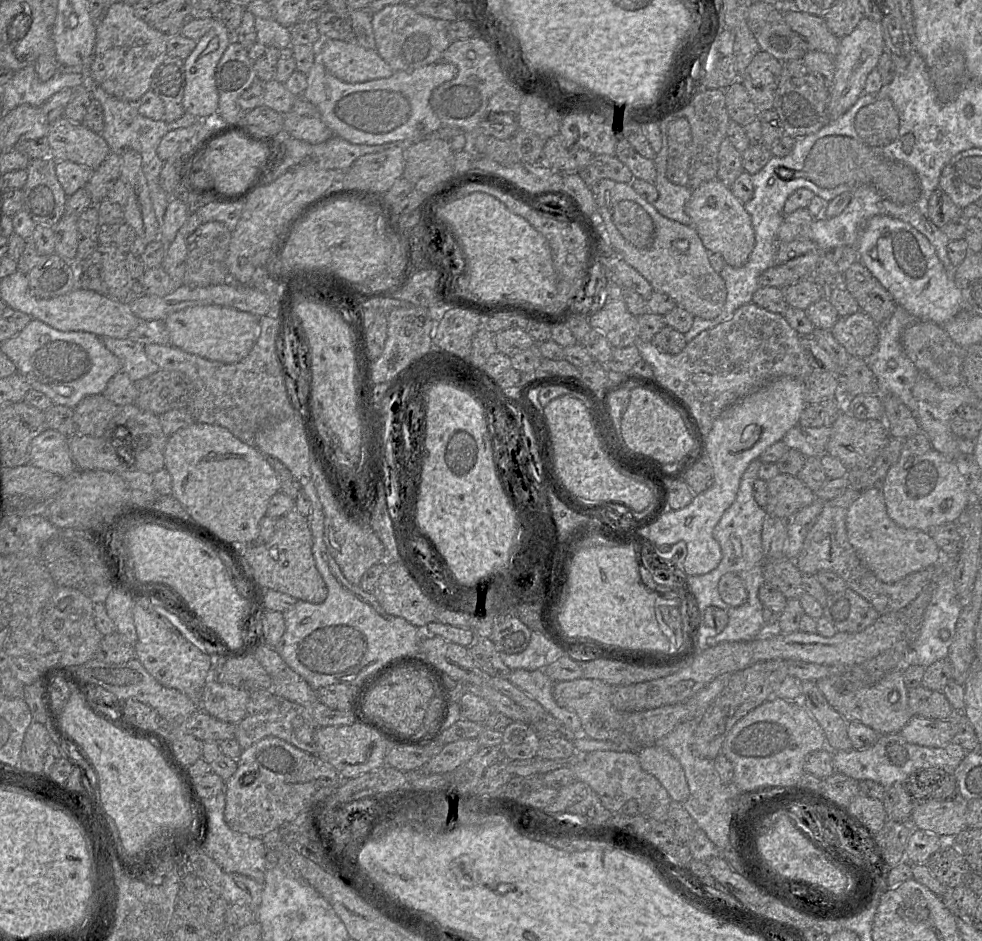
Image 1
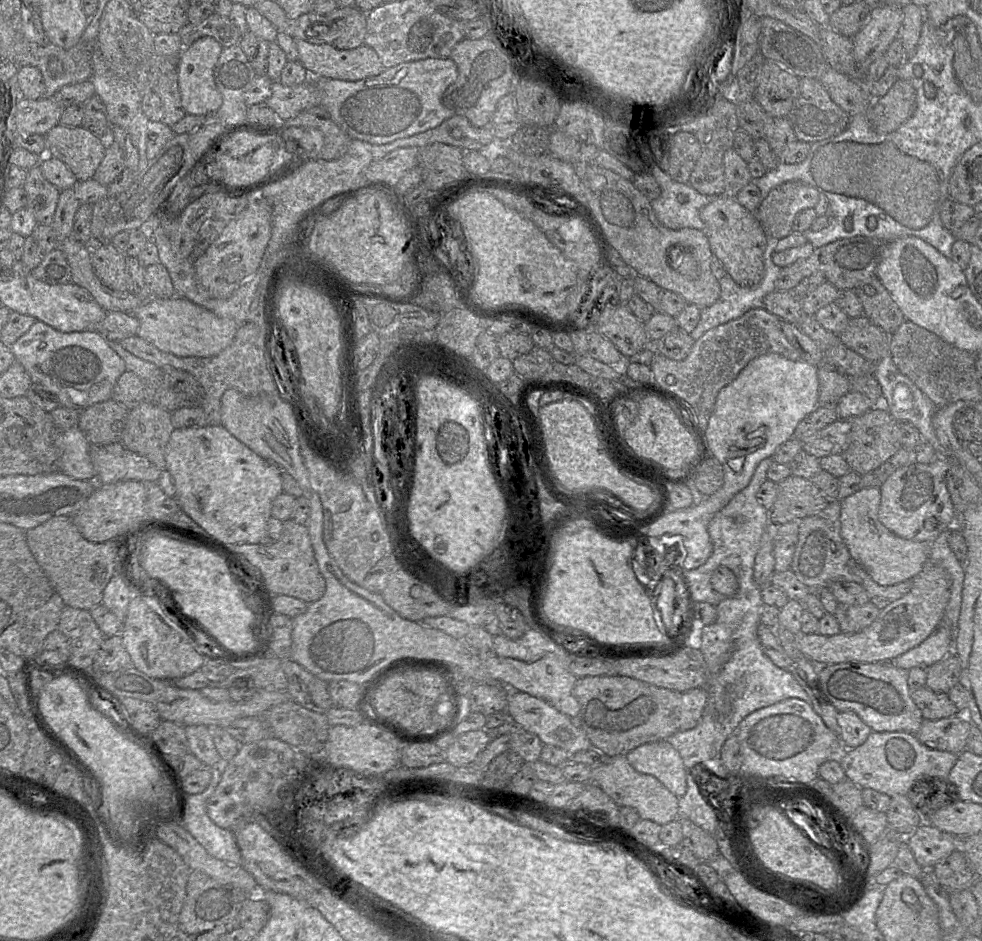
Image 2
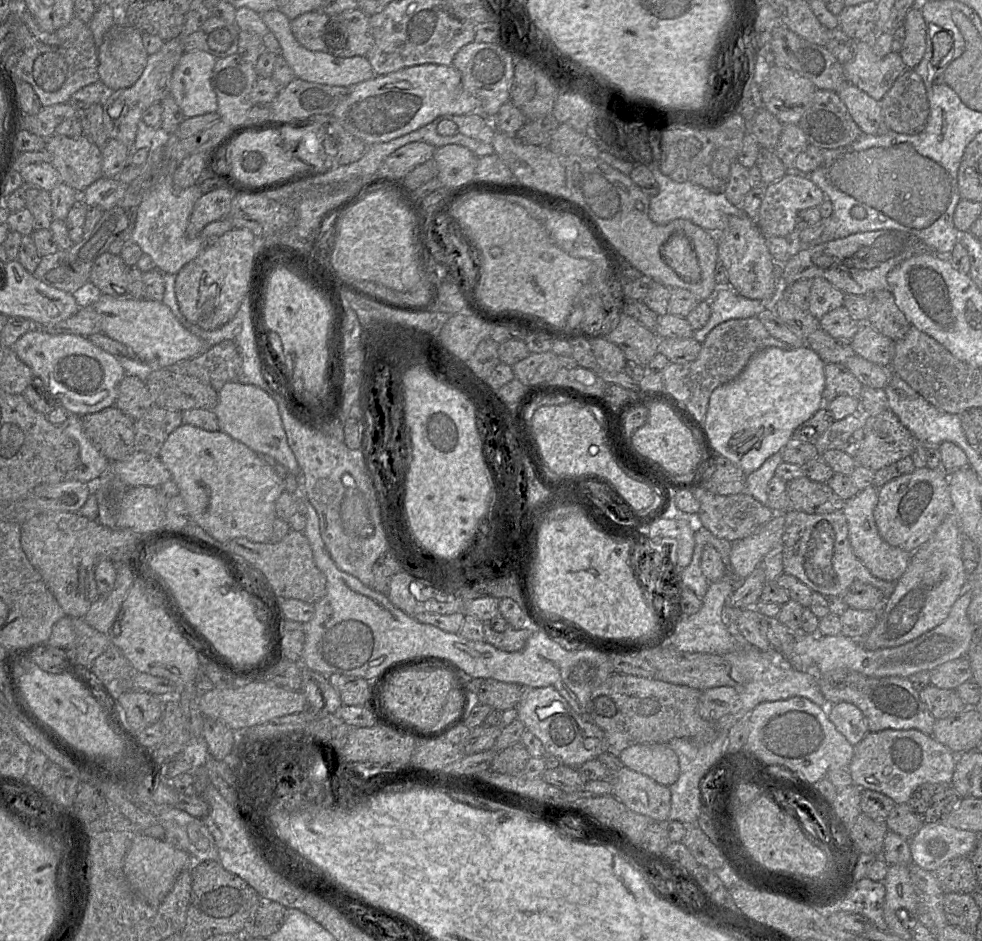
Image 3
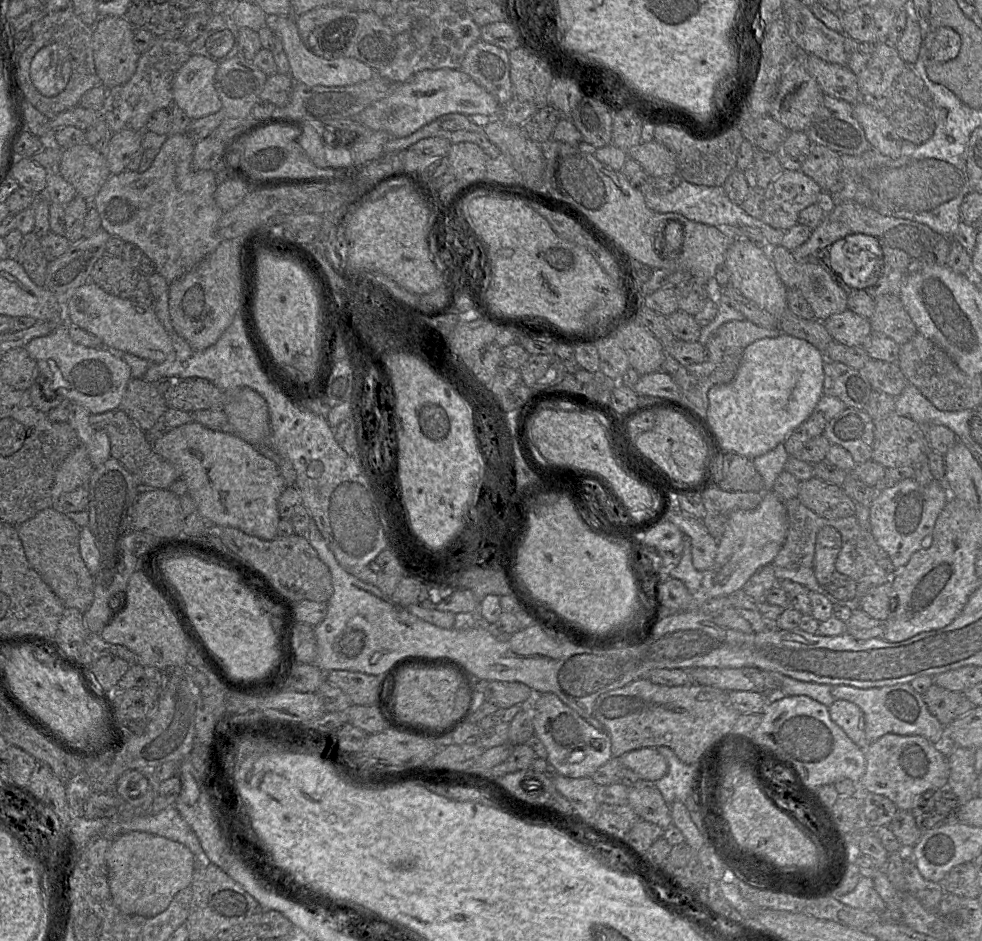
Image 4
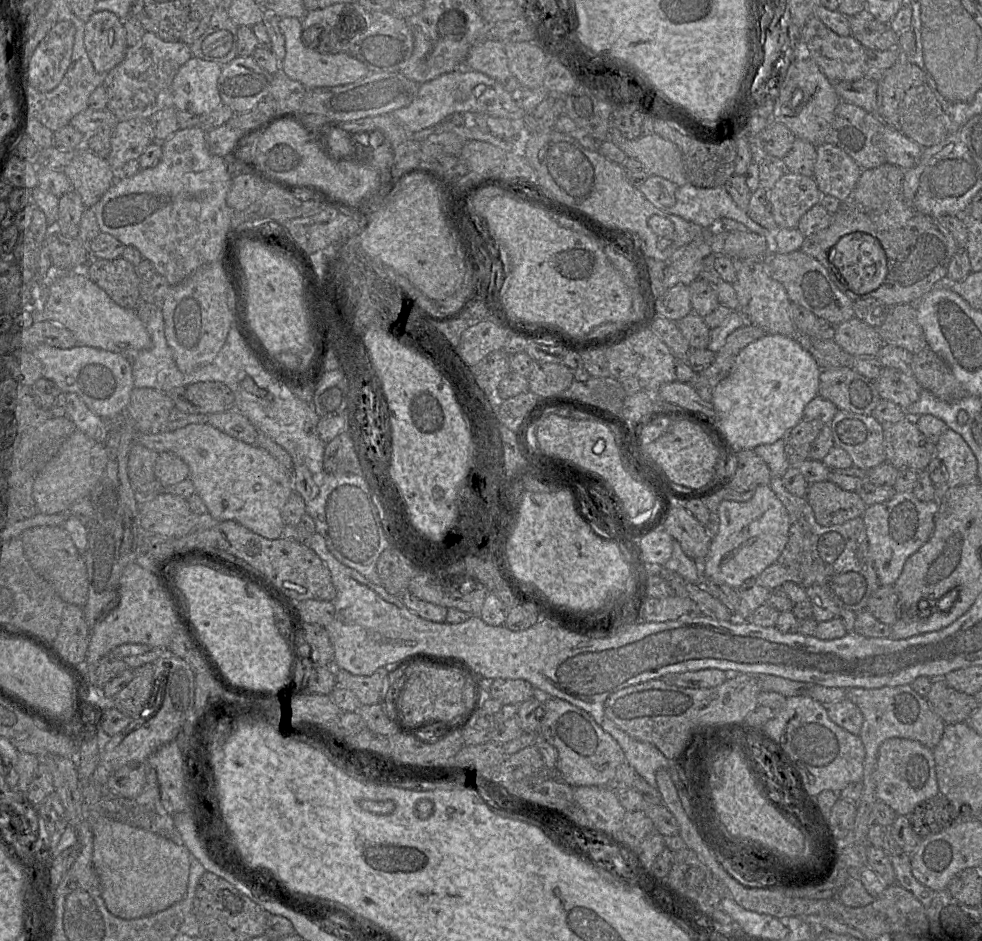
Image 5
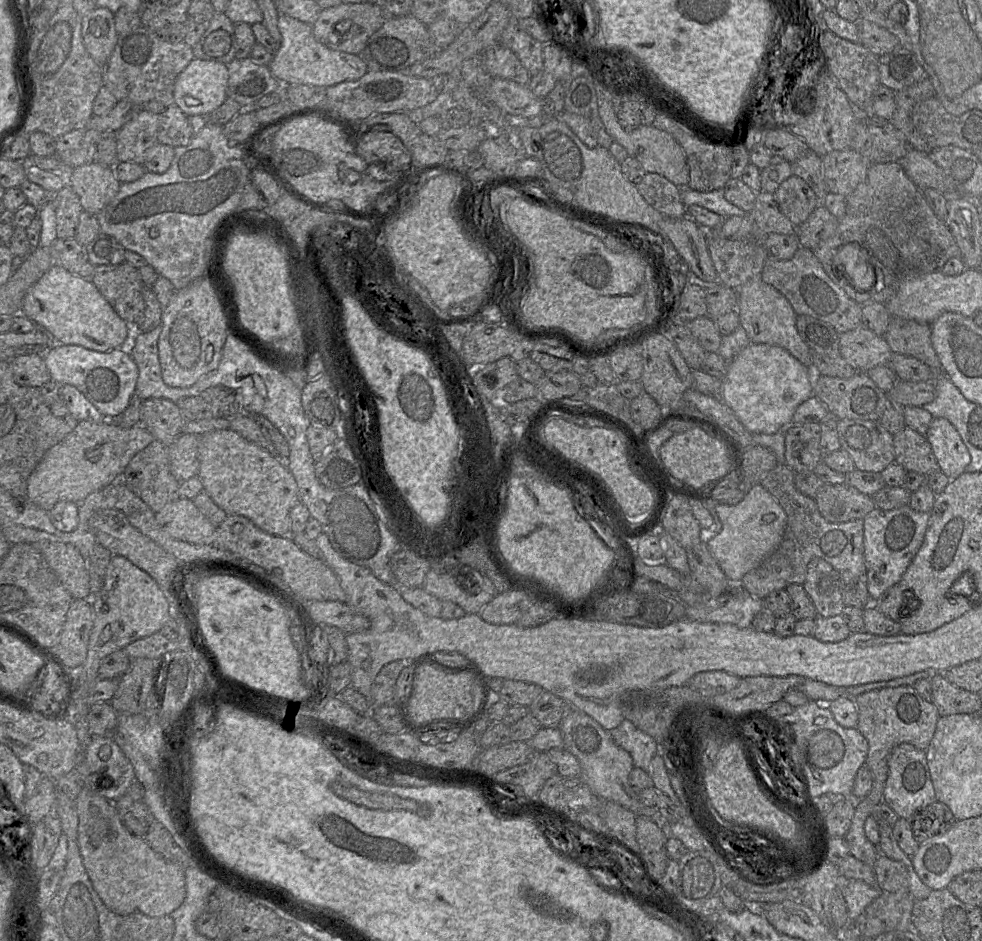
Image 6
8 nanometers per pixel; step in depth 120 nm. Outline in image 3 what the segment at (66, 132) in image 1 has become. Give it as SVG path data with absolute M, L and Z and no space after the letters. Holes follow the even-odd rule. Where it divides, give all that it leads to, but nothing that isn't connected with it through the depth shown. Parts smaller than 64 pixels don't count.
M53 134L46 139L45 149L50 155L50 163L58 171L61 183L82 193L88 186L102 177L102 149L85 135L67 137Z

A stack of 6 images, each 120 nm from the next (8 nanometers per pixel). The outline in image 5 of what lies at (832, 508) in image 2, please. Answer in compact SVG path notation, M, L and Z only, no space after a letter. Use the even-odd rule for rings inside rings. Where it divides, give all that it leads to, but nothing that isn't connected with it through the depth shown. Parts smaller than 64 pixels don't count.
M772 477L768 485L788 512L789 539L776 562L756 577L757 583L768 590L781 588L785 582L793 582L804 589L820 586L840 609L855 613L864 611L868 599L880 584L869 556L863 517L840 525L821 526L807 499L790 493L784 487L782 477Z

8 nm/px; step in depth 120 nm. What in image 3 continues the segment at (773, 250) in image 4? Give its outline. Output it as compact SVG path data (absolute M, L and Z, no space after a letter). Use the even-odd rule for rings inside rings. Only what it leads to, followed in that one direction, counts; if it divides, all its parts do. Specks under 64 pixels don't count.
M822 277L812 279L810 289L810 313L821 319L826 313L843 306L844 293Z

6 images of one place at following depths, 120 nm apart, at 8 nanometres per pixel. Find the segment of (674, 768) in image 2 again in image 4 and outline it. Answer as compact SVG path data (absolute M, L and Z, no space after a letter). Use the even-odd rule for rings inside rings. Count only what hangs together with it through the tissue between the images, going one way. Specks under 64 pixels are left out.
M655 747L629 751L619 757L624 767L628 767L647 781L657 781L668 772L665 758Z

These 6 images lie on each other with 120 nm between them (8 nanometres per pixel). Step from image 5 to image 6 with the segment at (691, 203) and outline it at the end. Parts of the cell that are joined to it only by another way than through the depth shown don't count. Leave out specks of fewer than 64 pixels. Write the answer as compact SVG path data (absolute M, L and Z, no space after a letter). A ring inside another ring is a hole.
M690 188L680 189L682 201L686 207L693 204L699 205L711 212L721 215L723 218L747 214L742 209L726 200L723 188L710 192L701 192Z

